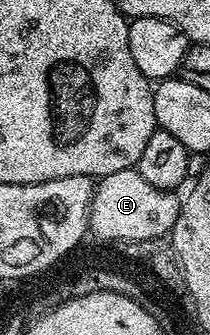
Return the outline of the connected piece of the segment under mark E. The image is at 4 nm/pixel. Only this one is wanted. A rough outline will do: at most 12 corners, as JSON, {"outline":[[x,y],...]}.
{"outline":[[137,168],[97,182],[95,237],[165,238],[182,210],[177,192]]}

